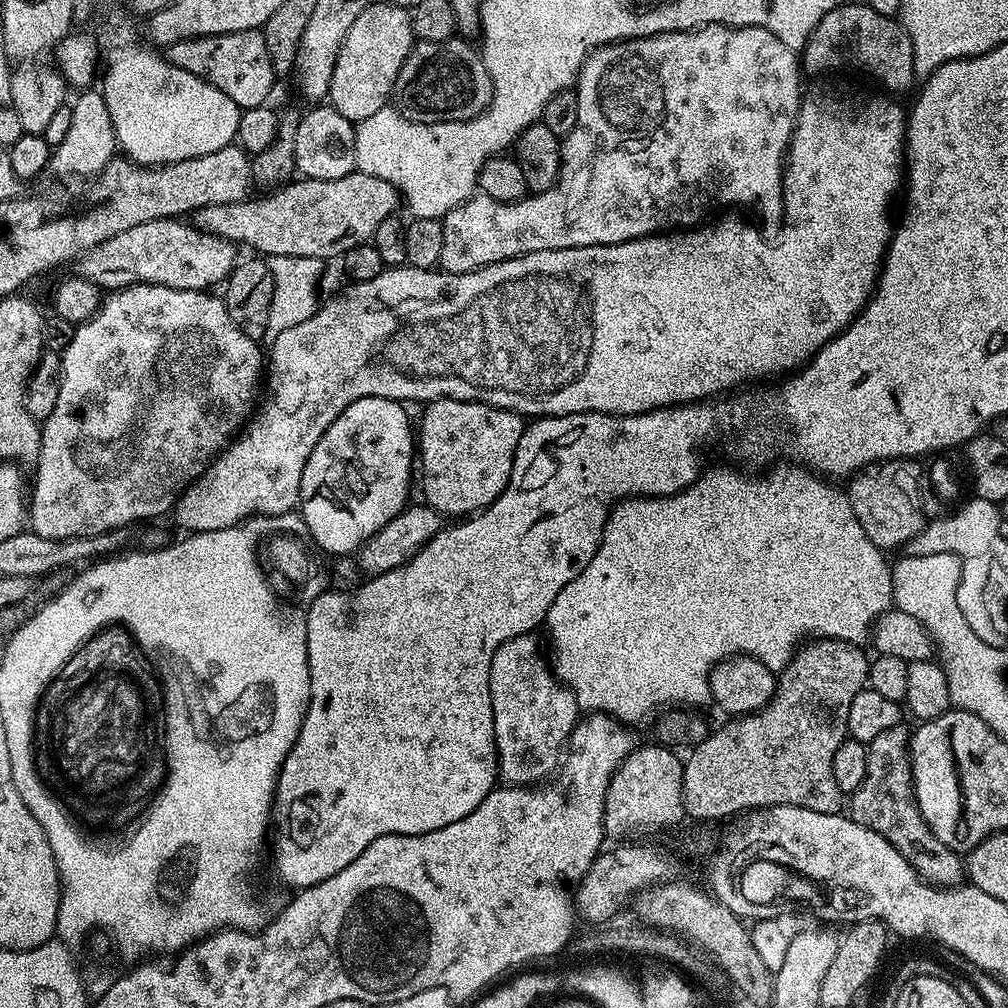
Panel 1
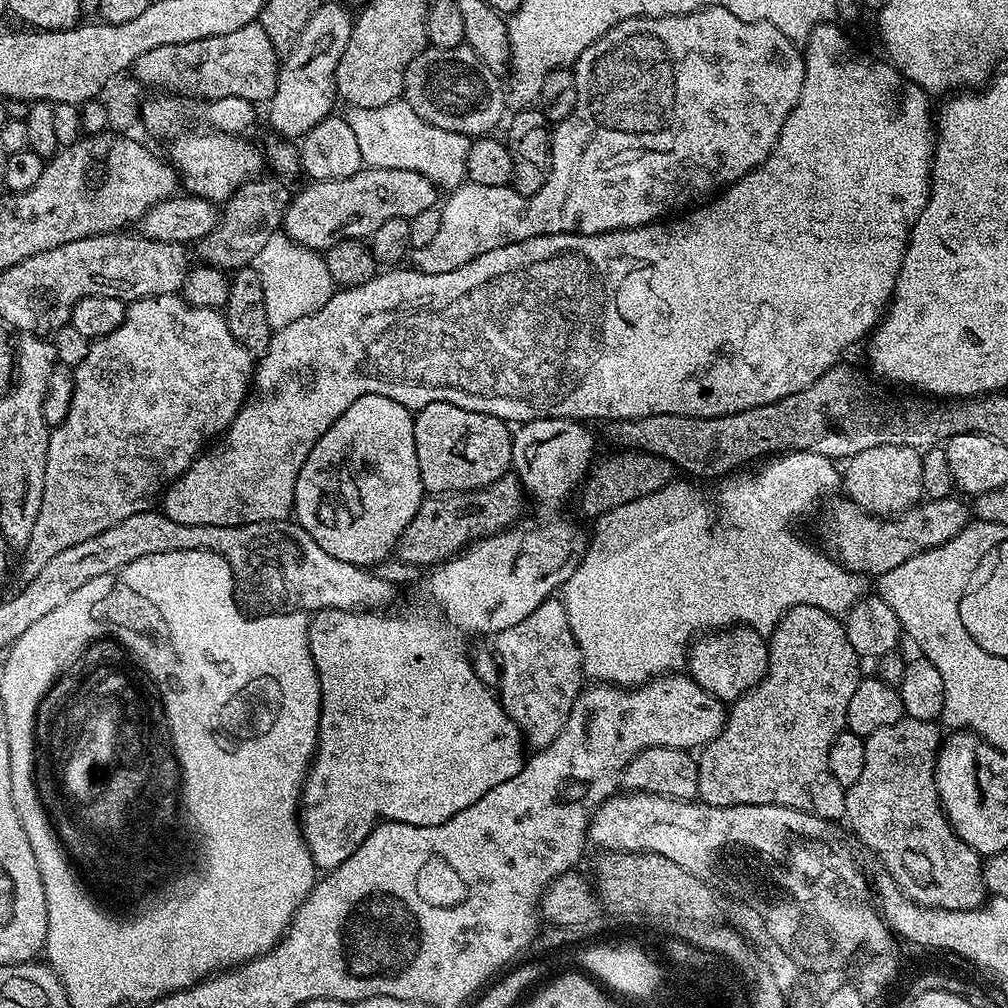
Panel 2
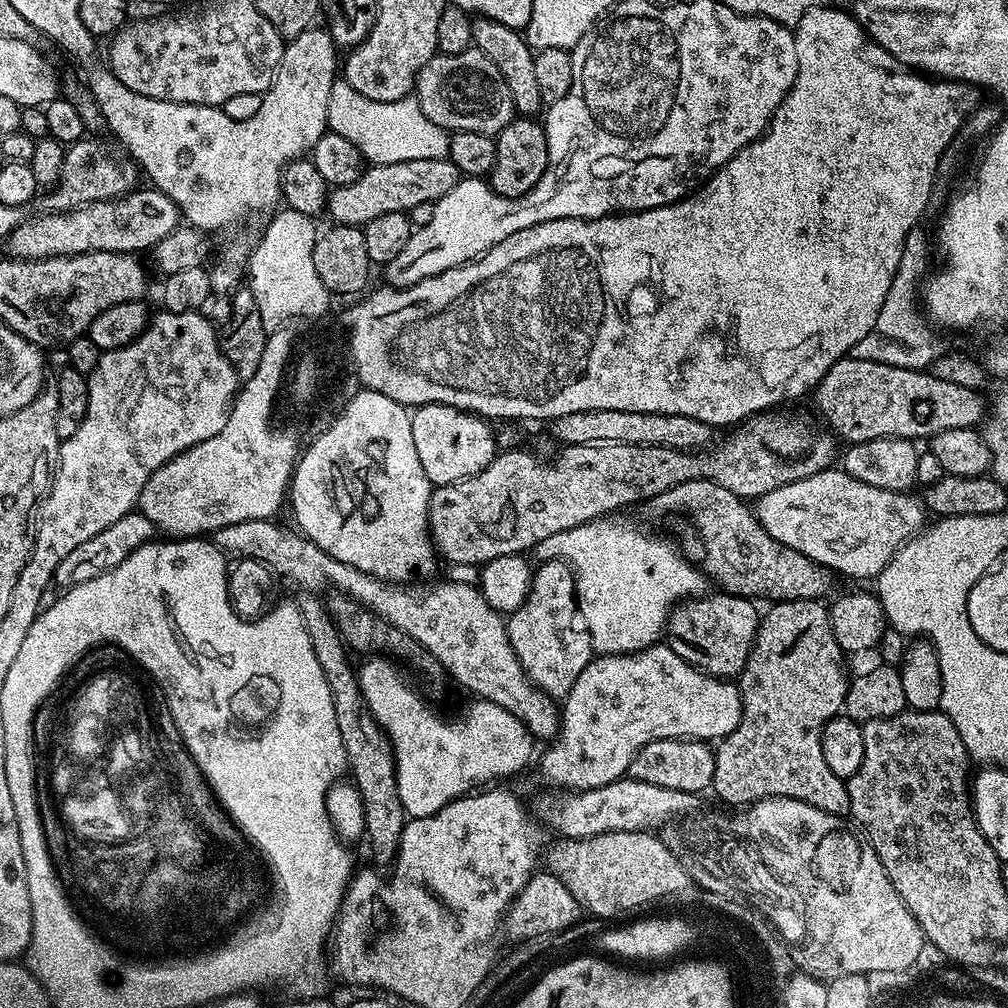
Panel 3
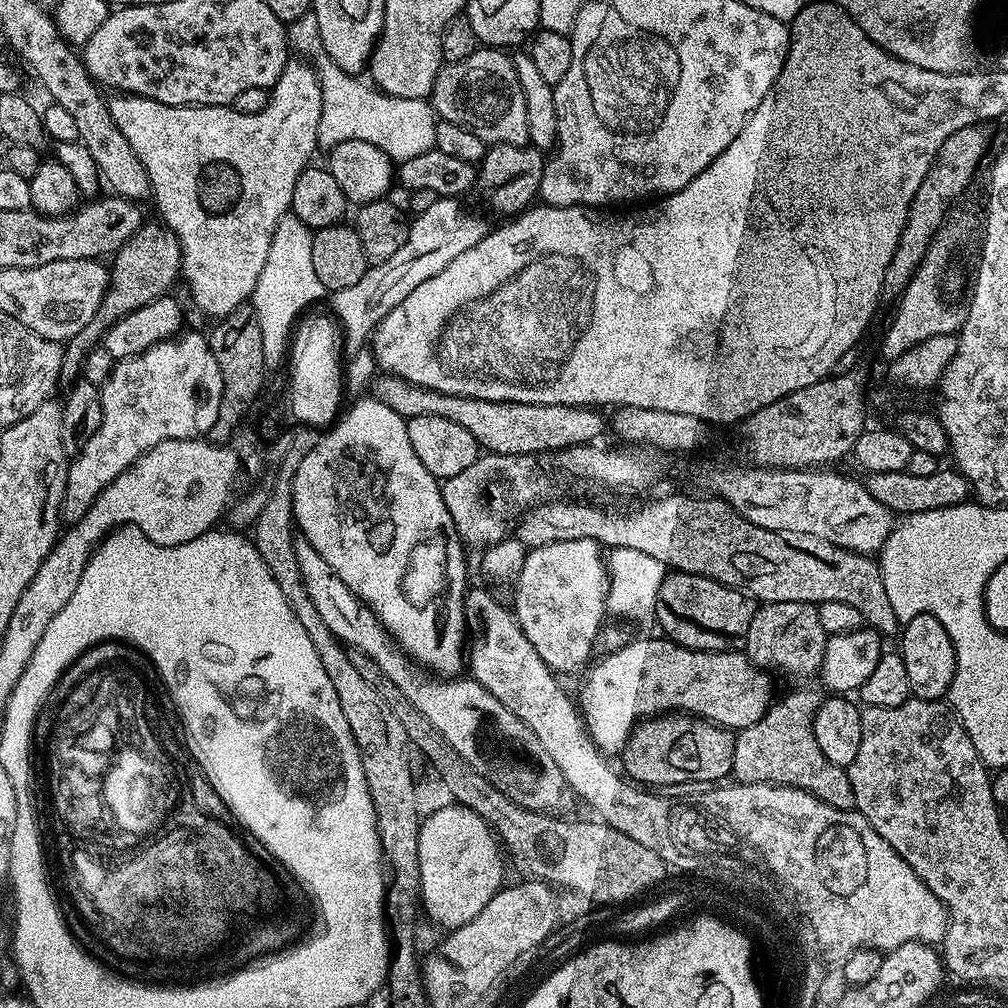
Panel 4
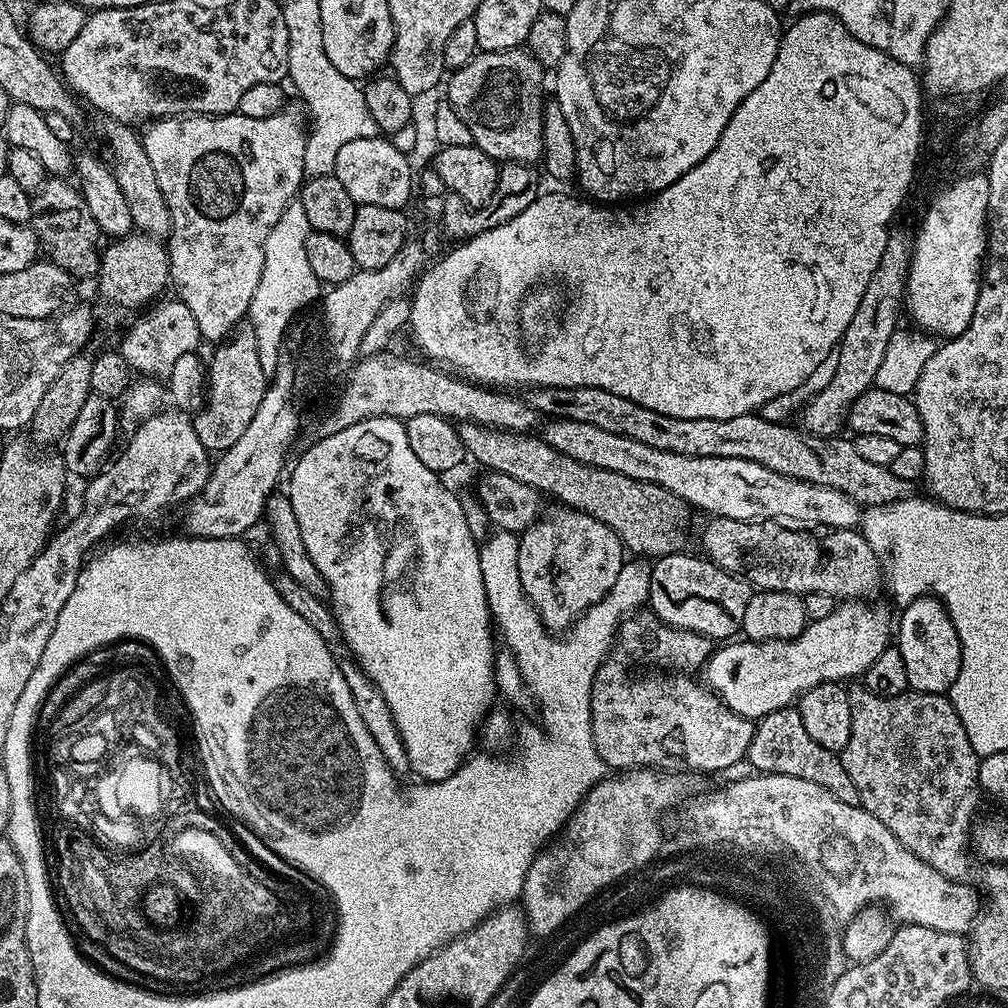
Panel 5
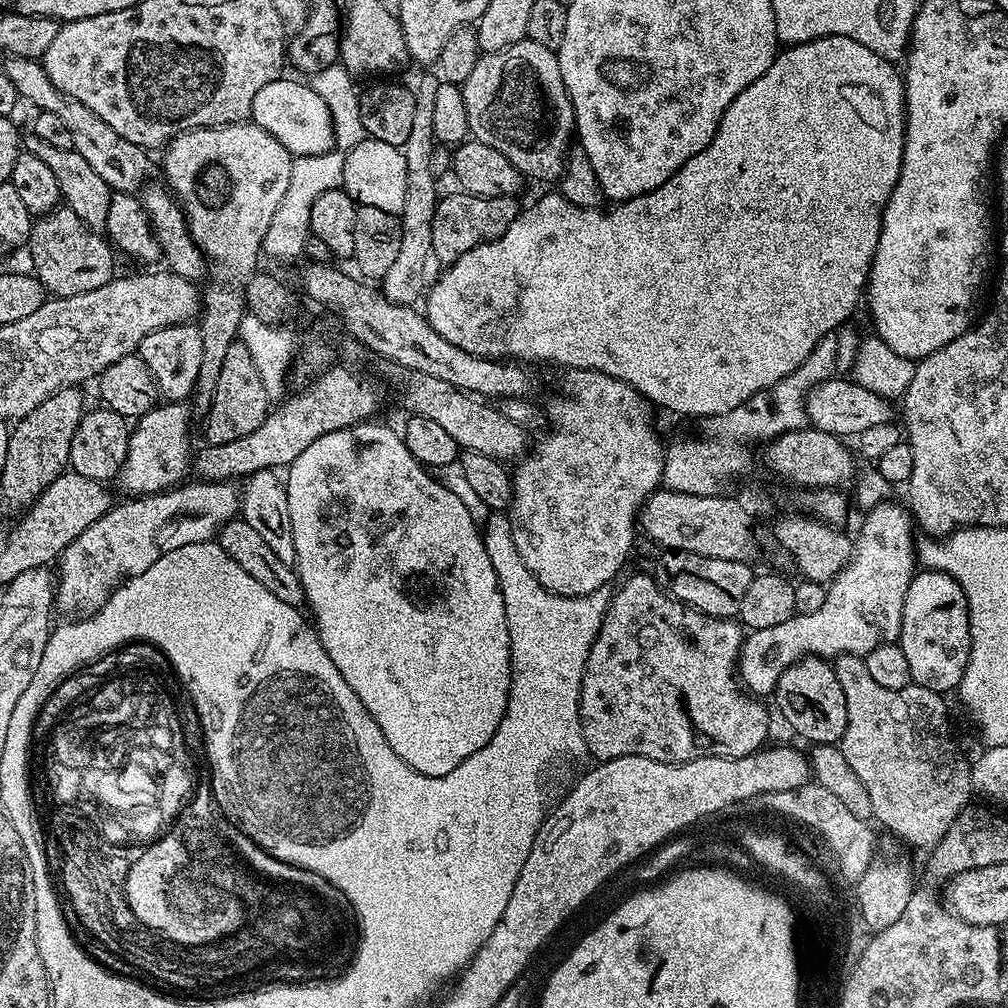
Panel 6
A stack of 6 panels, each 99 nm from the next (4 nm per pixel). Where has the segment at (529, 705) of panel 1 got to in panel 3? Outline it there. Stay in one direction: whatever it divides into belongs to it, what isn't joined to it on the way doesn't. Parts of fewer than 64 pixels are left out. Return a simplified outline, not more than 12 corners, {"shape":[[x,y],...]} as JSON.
{"shape":[[563,559],[532,573],[510,646],[529,680],[568,695],[594,658]]}

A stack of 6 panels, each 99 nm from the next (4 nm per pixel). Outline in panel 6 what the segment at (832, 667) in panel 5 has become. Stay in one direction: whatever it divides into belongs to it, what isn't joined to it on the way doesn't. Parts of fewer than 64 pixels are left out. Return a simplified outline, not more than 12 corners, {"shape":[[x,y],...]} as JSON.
{"shape":[[863,513],[814,614],[751,629],[738,679],[775,693],[805,656],[895,644],[918,568],[912,513]]}

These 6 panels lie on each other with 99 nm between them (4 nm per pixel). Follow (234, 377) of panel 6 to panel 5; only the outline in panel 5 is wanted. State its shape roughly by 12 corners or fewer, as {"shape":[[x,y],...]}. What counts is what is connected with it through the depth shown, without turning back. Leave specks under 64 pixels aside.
{"shape":[[246,318],[213,348],[192,416],[207,452],[250,427],[270,377]]}

